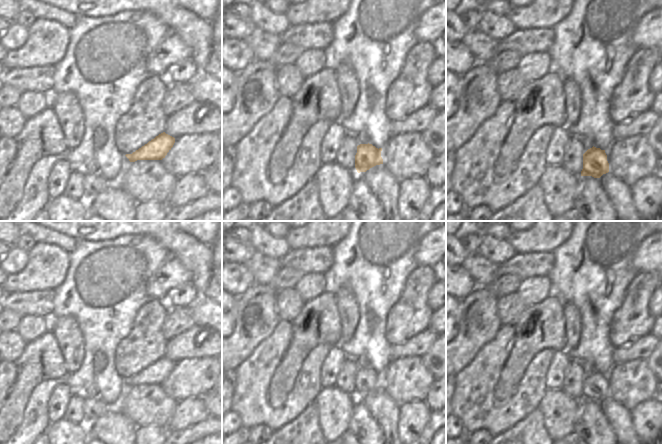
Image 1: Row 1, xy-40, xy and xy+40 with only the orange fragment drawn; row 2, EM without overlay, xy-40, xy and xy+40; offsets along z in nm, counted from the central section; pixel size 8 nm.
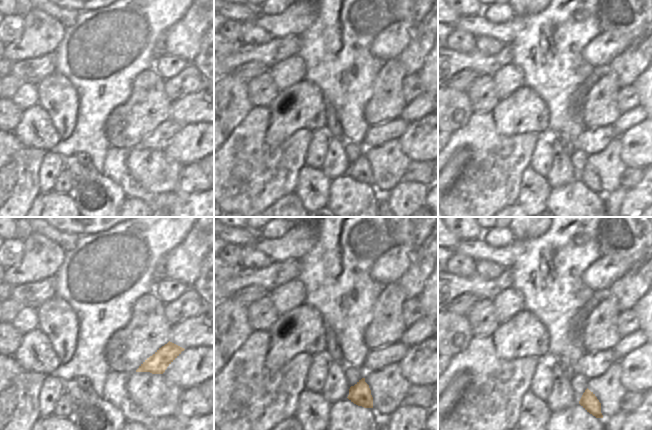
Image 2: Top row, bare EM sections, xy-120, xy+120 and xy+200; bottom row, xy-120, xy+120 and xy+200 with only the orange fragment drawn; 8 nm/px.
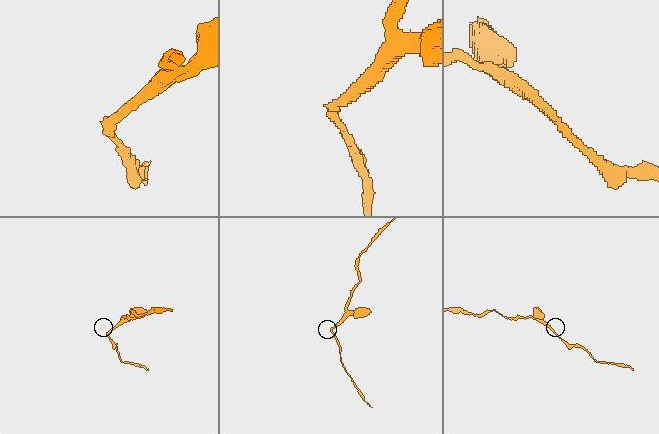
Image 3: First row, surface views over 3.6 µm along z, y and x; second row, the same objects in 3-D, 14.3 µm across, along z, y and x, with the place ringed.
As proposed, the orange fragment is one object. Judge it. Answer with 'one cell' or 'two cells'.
two cells

